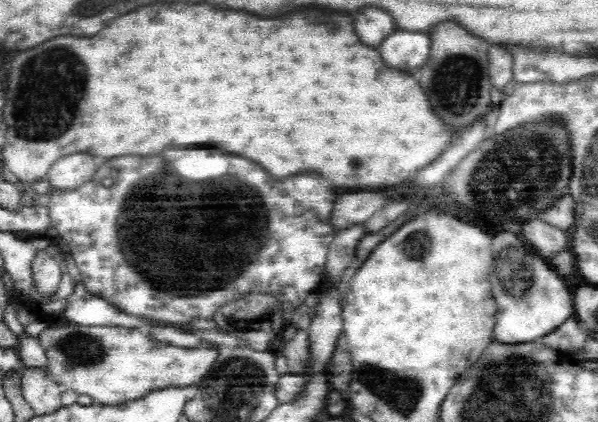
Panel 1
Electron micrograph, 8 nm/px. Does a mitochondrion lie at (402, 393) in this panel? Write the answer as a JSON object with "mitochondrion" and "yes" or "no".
{"mitochondrion":"yes"}

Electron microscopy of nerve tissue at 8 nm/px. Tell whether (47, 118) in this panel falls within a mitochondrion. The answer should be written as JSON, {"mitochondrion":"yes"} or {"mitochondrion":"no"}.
{"mitochondrion":"yes"}

